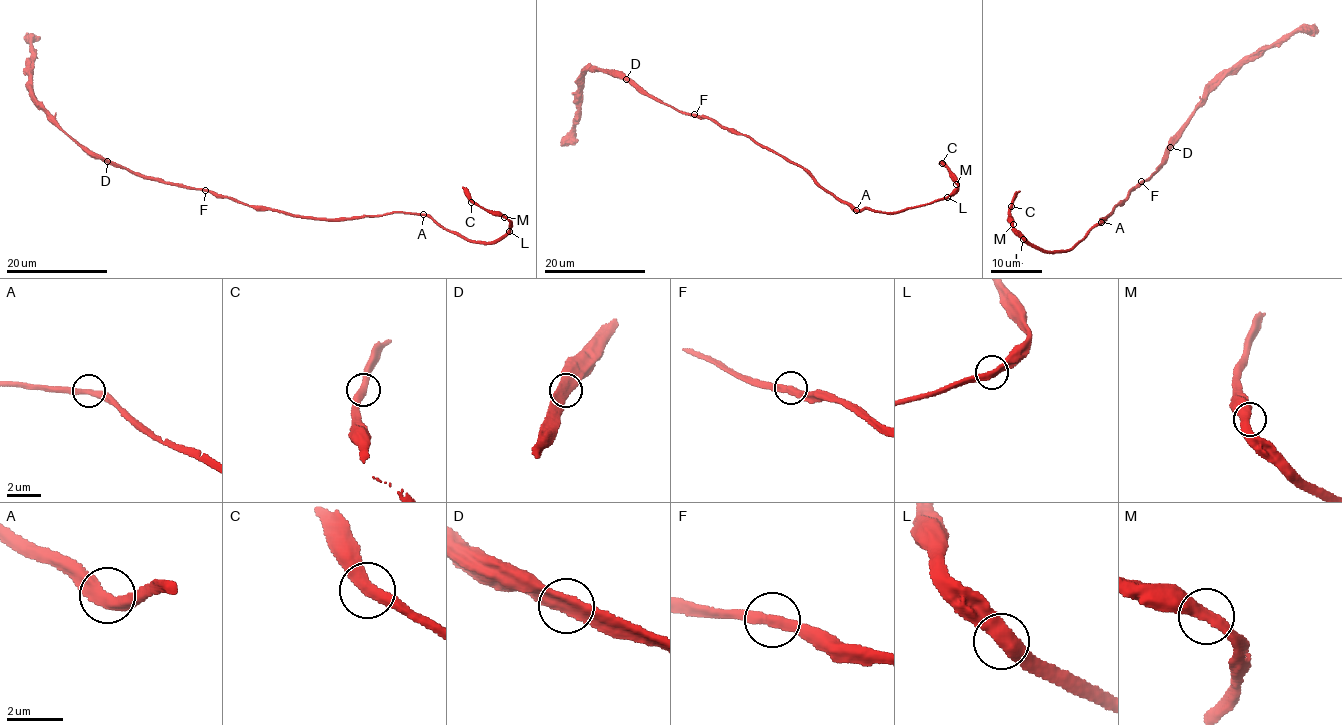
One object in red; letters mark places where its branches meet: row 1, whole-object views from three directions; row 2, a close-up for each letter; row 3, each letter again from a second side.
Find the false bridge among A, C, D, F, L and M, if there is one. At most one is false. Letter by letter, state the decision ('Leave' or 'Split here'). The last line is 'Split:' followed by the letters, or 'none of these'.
A: Leave
C: Leave
D: Split here
F: Leave
L: Leave
M: Leave
Split: D

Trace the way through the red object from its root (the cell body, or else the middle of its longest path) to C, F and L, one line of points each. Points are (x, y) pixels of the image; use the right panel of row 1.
C: (1126, 200), (1070, 248), (1048, 252), (1012, 228), (1011, 206)
F: (1126, 200), (1130, 190), (1141, 182)
L: (1126, 200), (1119, 201), (1099, 220), (1104, 220), (1100, 220), (1070, 248), (1048, 252), (1023, 239)

